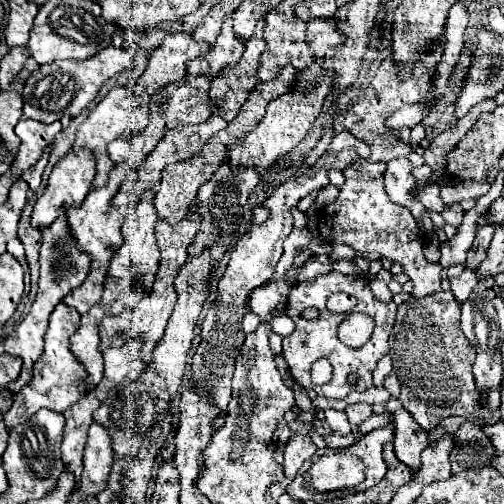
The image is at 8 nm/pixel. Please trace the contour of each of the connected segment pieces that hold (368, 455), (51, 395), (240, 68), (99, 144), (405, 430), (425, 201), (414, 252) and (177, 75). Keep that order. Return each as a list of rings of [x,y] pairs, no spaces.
[[[389,422],[387,426],[365,434],[353,445],[346,447],[367,468],[367,482],[363,482],[363,486],[355,486],[355,492],[365,492],[385,478],[387,466],[383,462],[383,444],[391,442],[391,436],[393,436],[393,430],[391,430],[391,422]]]
[[[59,304],[53,310],[51,320],[49,320],[49,328],[47,328],[45,338],[43,338],[45,340],[43,358],[39,358],[39,362],[33,366],[33,380],[27,386],[23,386],[23,390],[19,394],[15,394],[13,406],[3,416],[3,422],[9,430],[27,422],[41,408],[63,414],[71,404],[75,404],[79,398],[85,396],[85,386],[83,386],[85,370],[69,350],[69,338],[77,332],[79,318],[81,316],[77,310],[71,310],[69,306],[63,306],[63,304]]]
[[[261,20],[255,30],[255,36],[245,44],[245,52],[239,64],[233,68],[225,68],[223,70],[225,76],[219,74],[215,80],[211,80],[209,88],[211,114],[221,116],[227,122],[231,122],[239,114],[243,102],[257,84],[255,74],[263,50],[265,50],[265,40],[263,40],[263,20]]]
[[[117,86],[95,106],[93,112],[89,112],[87,120],[79,126],[77,138],[75,138],[73,146],[71,146],[71,150],[77,152],[81,148],[87,148],[95,156],[97,174],[93,178],[91,188],[105,186],[105,182],[109,178],[109,172],[113,168],[113,162],[111,162],[111,158],[107,154],[107,144],[111,140],[119,138],[121,134],[135,134],[135,132],[143,130],[149,124],[149,96],[147,98],[141,98],[141,96],[145,96],[145,94],[133,94],[127,86]]]
[[[397,408],[393,412],[393,426],[395,426],[393,438],[395,456],[411,470],[417,470],[421,466],[419,454],[423,452],[423,448],[429,446],[427,432],[413,420],[413,416],[405,408]]]
[[[429,184],[427,188],[423,188],[421,192],[417,192],[417,198],[419,198],[419,202],[429,210],[429,212],[443,212],[443,208],[445,208],[445,204],[443,204],[443,200],[441,200],[441,196],[439,196],[439,186],[437,184]]]
[[[359,158],[351,170],[345,170],[345,184],[341,186],[337,200],[319,214],[319,232],[327,244],[349,244],[359,254],[379,252],[381,256],[399,262],[415,286],[413,298],[425,298],[441,290],[441,266],[425,260],[423,232],[419,230],[409,208],[389,200],[383,184],[385,168],[385,162],[369,162]]]
[[[169,34],[157,50],[151,52],[147,70],[137,80],[139,88],[149,96],[163,90],[167,84],[179,82],[185,76],[185,64],[203,58],[209,46],[195,42],[189,34]]]

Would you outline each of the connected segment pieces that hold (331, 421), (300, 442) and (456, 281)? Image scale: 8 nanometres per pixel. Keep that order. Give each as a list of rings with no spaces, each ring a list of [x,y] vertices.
[[[327,408],[327,410],[325,410],[325,422],[329,424],[329,428],[331,428],[333,432],[337,432],[337,434],[341,434],[341,436],[351,434],[351,424],[349,424],[345,412]]]
[[[309,436],[291,438],[285,446],[285,462],[283,462],[285,476],[293,480],[297,470],[303,466],[303,462],[307,458],[311,458],[315,452],[317,452],[317,446],[313,444],[313,440]]]
[[[465,270],[461,276],[451,278],[451,290],[459,302],[465,302],[469,298],[475,284],[477,284],[477,278],[475,278],[473,270]]]

